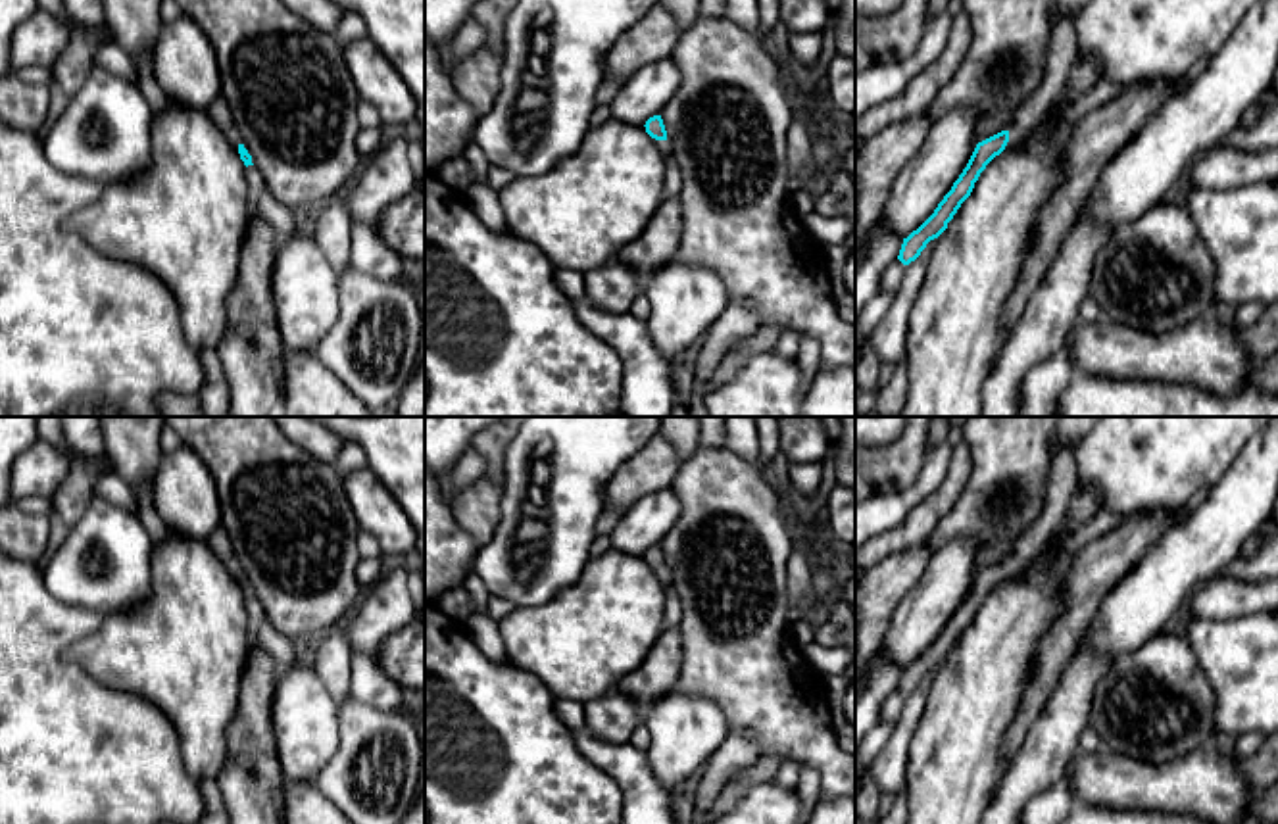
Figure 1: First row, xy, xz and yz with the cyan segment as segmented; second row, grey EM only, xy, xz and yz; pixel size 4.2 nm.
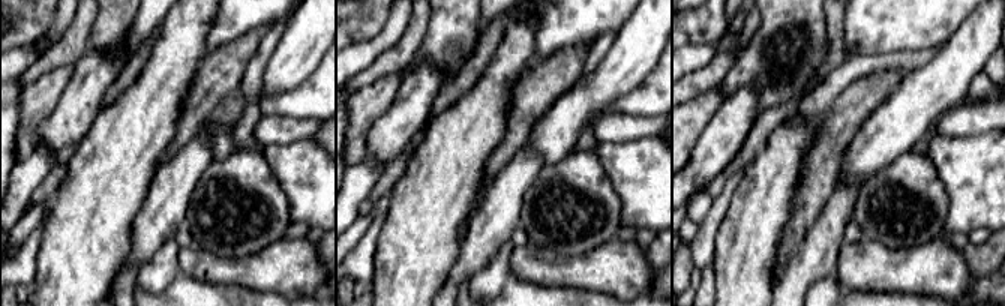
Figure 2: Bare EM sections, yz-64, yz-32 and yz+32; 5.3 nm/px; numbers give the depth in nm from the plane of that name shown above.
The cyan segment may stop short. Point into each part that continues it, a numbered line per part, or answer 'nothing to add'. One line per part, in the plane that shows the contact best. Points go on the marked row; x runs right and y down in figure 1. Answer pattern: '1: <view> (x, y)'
1: yz (1063, 48)

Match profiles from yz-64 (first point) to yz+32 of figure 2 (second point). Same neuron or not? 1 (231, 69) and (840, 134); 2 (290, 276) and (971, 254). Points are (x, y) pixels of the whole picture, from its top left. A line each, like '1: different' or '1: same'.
1: same
2: different

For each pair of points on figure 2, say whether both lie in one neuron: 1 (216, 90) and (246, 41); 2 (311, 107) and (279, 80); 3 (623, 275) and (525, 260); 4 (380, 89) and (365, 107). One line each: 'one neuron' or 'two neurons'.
1: one neuron
2: two neurons
3: one neuron
4: one neuron

